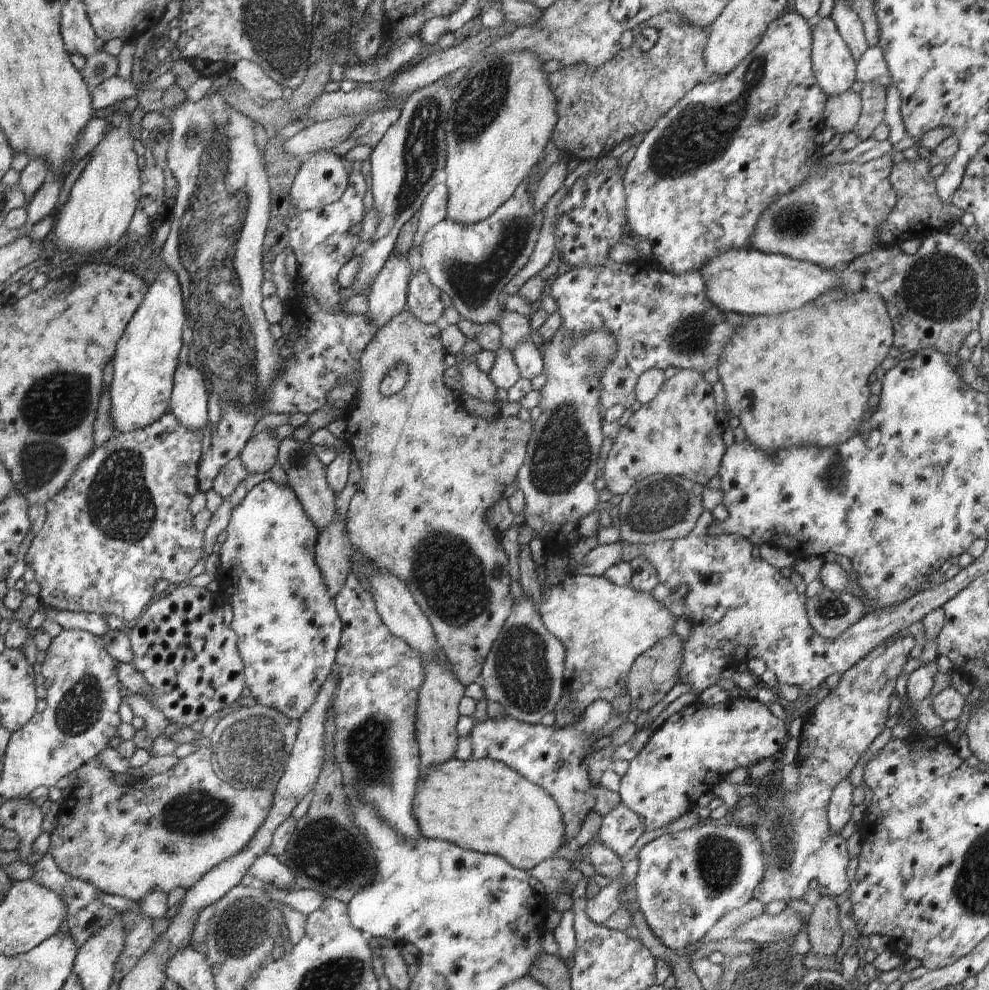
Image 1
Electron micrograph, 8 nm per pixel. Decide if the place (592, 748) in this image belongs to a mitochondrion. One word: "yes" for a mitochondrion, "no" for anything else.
no

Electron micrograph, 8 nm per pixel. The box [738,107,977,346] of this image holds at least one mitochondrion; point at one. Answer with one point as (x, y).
(793, 221)

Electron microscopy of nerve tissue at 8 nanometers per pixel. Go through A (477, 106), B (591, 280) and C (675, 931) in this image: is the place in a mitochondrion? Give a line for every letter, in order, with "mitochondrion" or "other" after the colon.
A: mitochondrion
B: other
C: other

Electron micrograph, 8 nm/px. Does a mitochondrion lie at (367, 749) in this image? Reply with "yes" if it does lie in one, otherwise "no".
yes

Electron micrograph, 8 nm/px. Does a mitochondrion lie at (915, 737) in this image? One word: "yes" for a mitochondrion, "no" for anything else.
no

